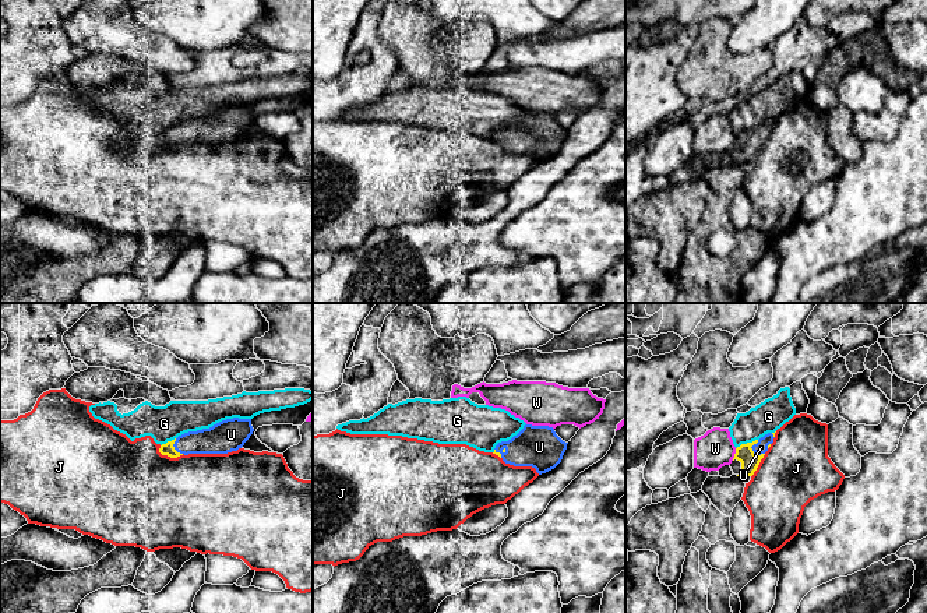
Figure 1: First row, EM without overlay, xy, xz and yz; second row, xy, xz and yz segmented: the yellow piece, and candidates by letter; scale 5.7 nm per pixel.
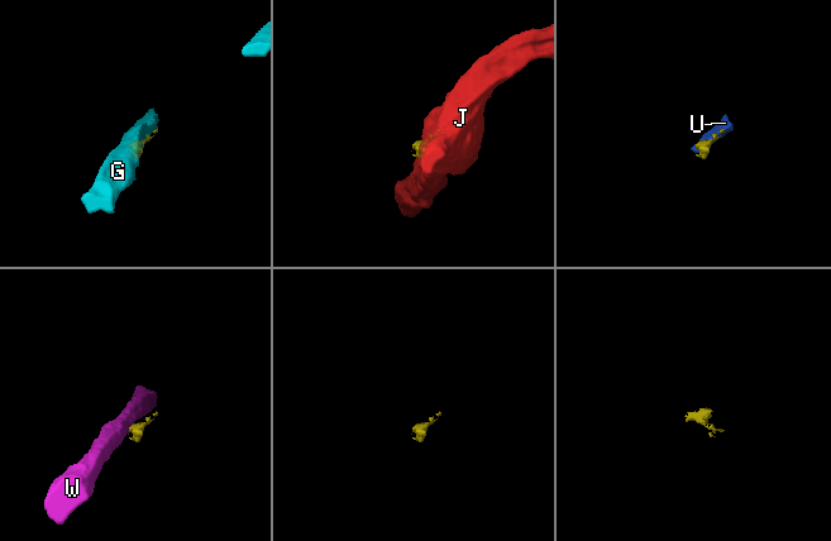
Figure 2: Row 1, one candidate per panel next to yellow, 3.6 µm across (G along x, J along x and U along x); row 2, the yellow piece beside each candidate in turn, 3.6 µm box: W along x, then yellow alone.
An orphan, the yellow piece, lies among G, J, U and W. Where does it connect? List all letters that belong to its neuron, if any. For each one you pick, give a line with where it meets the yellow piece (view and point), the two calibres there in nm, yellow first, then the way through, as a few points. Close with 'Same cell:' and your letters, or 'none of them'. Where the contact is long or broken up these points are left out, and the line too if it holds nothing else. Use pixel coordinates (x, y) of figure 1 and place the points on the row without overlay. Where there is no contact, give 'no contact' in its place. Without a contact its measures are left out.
U: contact yz (751, 136); calibres 100 and 80 nm; way yz (744, 141), (751, 136), (761, 134)
Same cell: U

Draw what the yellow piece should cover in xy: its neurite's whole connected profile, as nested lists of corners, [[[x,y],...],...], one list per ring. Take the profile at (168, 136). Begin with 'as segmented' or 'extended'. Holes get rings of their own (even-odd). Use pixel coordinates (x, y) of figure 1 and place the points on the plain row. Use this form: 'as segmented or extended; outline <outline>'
extended; outline [[[226,106],[209,116],[184,120],[162,131],[159,140],[170,145],[183,141],[228,141],[242,135],[253,119],[251,106]]]

